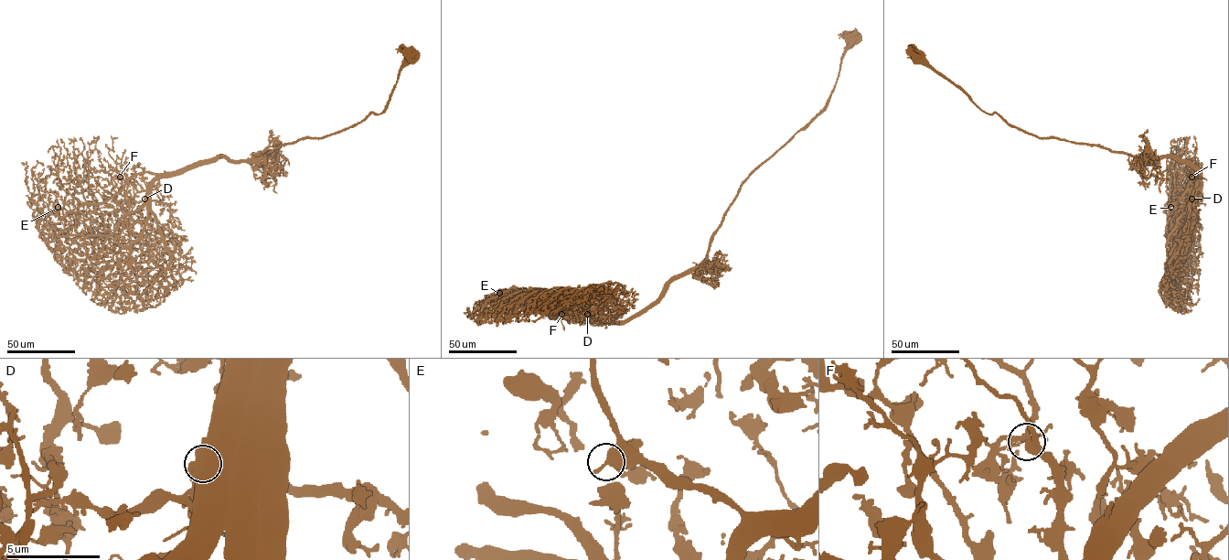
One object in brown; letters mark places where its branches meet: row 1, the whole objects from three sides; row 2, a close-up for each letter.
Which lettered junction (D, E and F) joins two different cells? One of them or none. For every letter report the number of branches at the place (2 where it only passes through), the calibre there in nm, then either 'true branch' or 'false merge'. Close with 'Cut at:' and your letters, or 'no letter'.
D: 3 | 650 nm | true branch
E: 3 | 420 nm | true branch
F: 3 | 380 nm | true branch
Cut at: no letter

